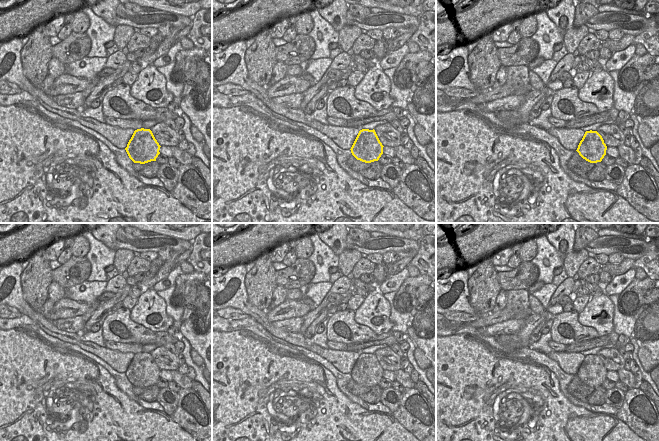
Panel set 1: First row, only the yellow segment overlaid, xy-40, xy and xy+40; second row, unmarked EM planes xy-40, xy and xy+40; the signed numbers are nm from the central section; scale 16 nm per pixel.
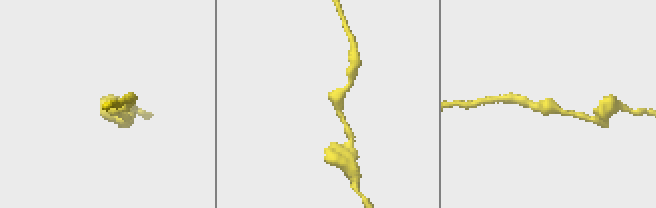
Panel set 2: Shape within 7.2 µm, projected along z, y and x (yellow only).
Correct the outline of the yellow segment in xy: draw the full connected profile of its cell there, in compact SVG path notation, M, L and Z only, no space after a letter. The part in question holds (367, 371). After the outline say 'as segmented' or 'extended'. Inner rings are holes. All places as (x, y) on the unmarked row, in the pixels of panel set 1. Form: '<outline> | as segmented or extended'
M362 353L350 374L357 384L371 387L379 384L383 378L383 371L374 353Z | as segmented

